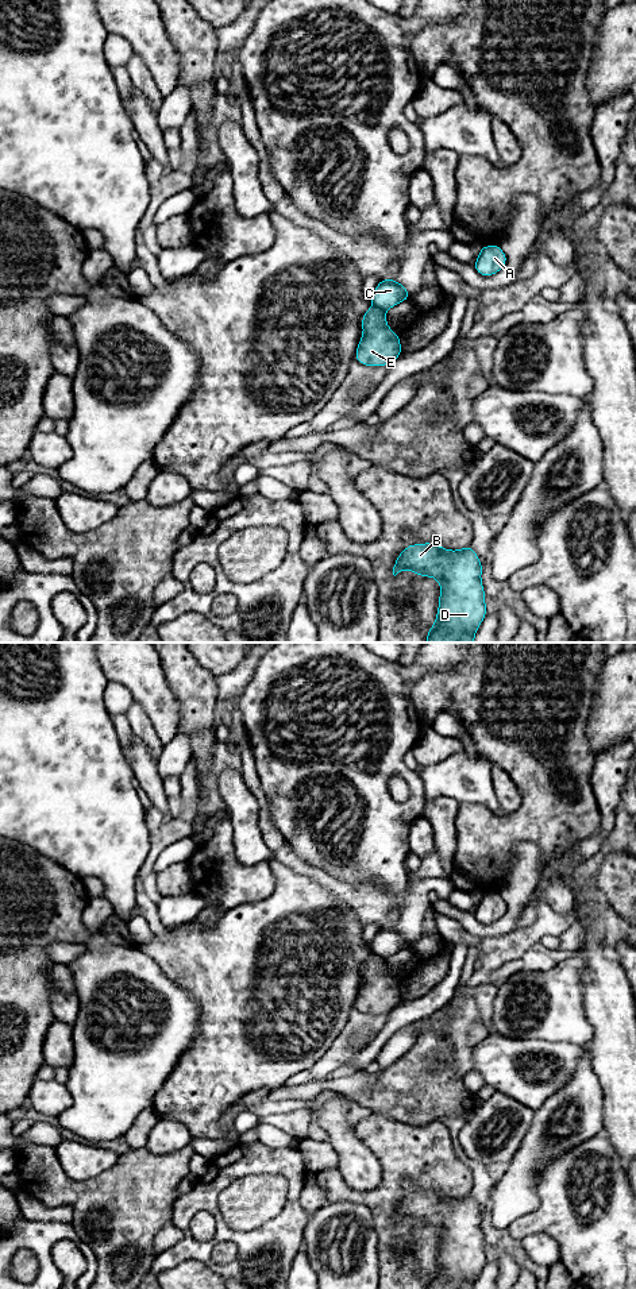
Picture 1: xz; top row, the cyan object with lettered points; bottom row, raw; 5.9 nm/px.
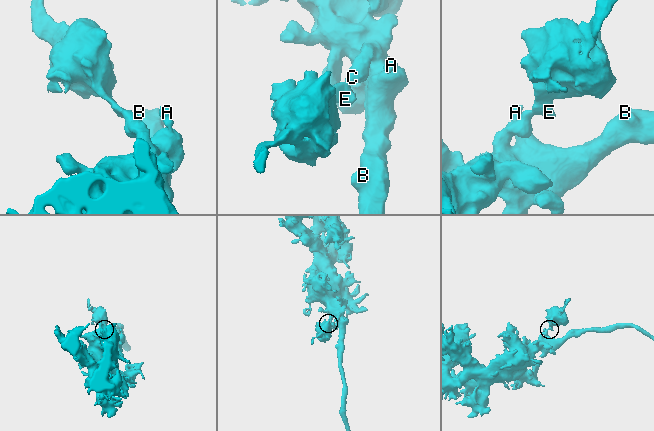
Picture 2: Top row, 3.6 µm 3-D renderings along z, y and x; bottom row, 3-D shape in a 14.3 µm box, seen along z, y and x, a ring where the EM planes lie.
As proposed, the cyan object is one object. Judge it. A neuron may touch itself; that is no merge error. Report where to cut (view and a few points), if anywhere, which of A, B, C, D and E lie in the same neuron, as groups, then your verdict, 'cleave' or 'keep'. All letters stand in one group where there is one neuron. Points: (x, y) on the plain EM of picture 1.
cut xz (373, 952), (384, 960); groups A B C D / E; cleave

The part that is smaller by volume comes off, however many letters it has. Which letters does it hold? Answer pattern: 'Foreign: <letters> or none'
Foreign: E

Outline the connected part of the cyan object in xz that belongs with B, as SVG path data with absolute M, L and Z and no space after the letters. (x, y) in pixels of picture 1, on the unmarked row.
M433 1190L412 1192L398 1203L393 1223L405 1217L416 1220L417 1224L432 1224L442 1234L436 1269L425 1289L474 1289L474 1284L486 1265L485 1238L481 1230L482 1209L471 1196L448 1199Z

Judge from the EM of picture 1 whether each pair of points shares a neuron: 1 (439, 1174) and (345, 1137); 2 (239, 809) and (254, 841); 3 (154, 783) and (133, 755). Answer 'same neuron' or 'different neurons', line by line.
1: different neurons
2: same neuron
3: same neuron

